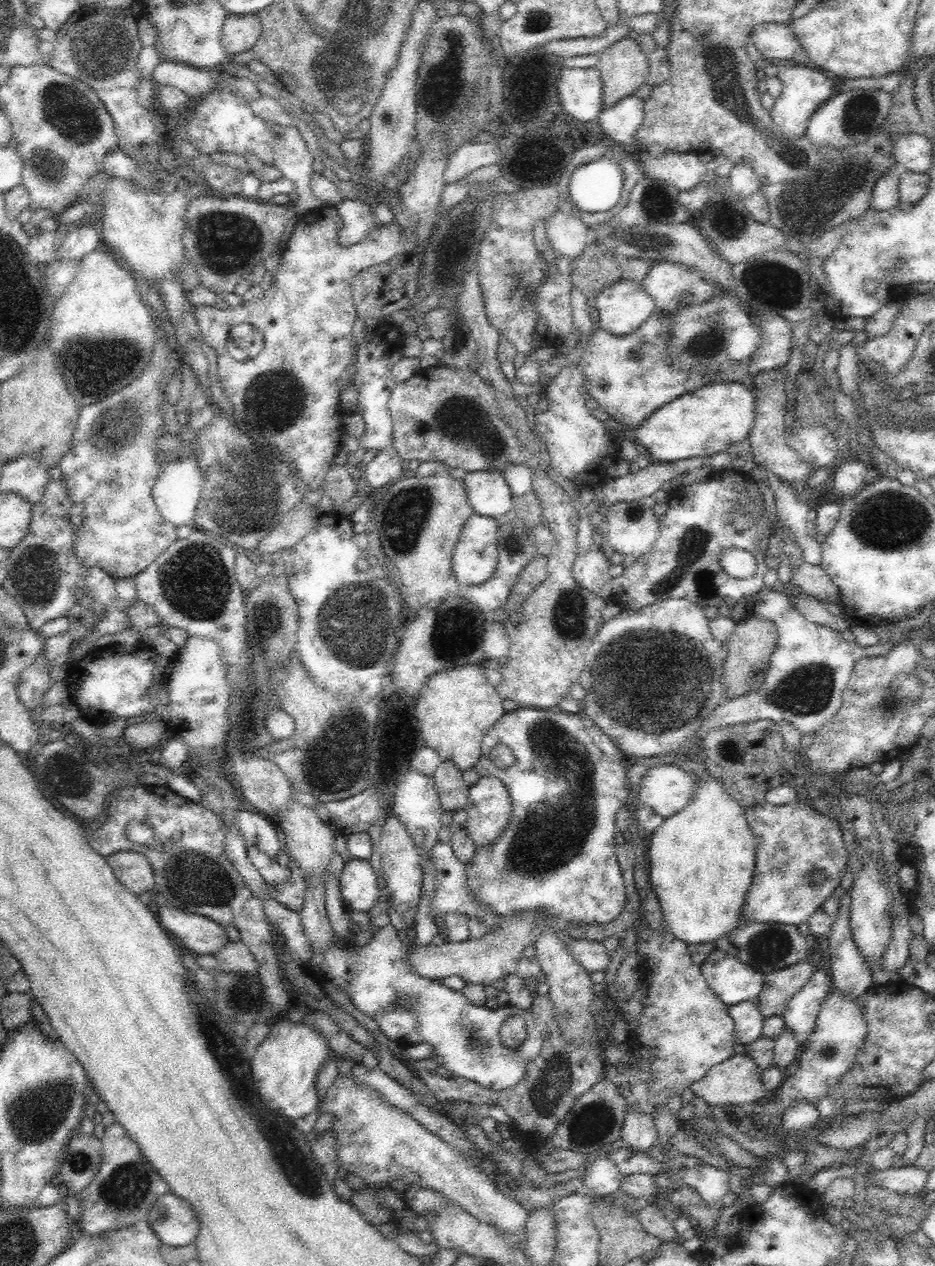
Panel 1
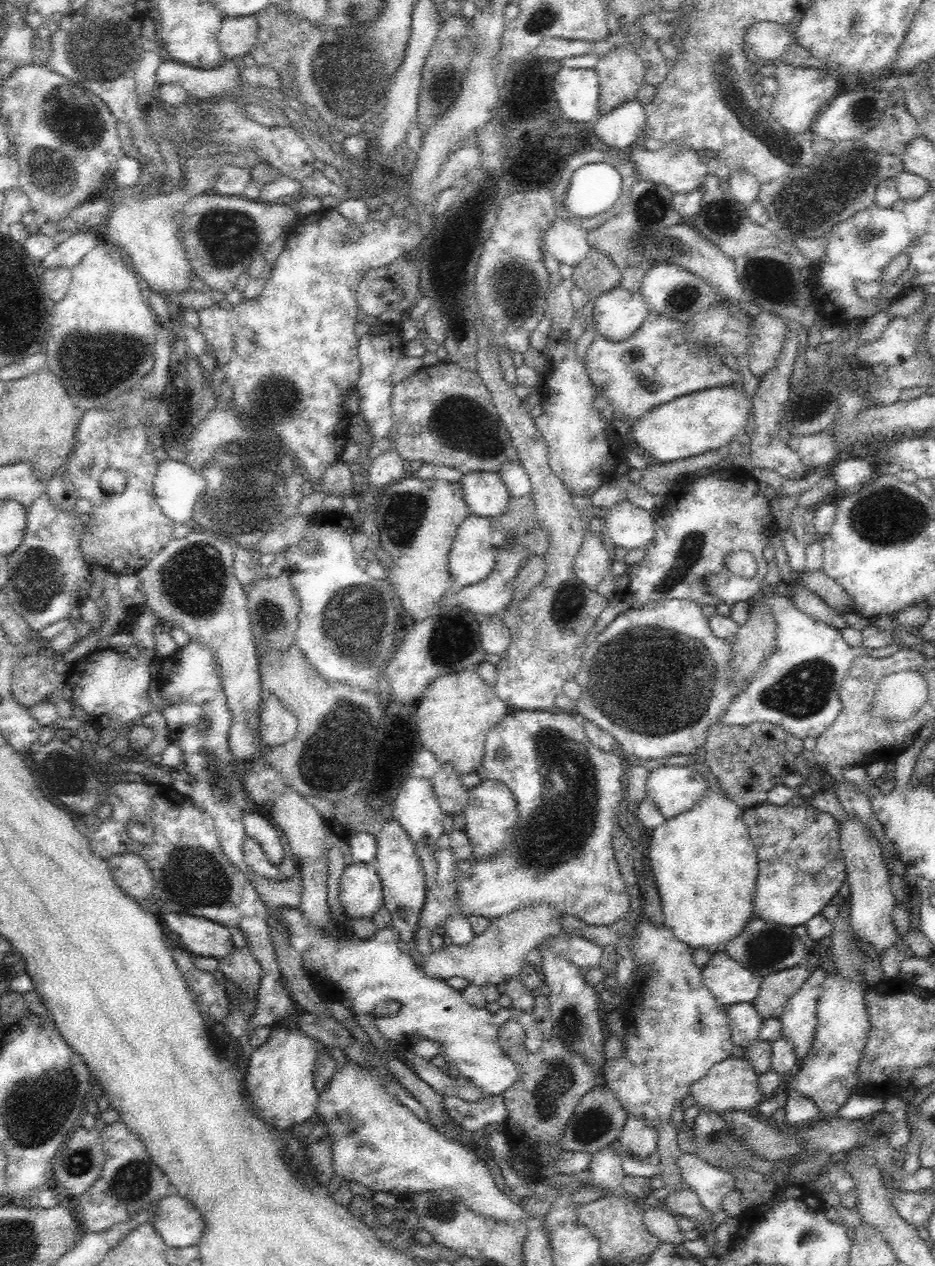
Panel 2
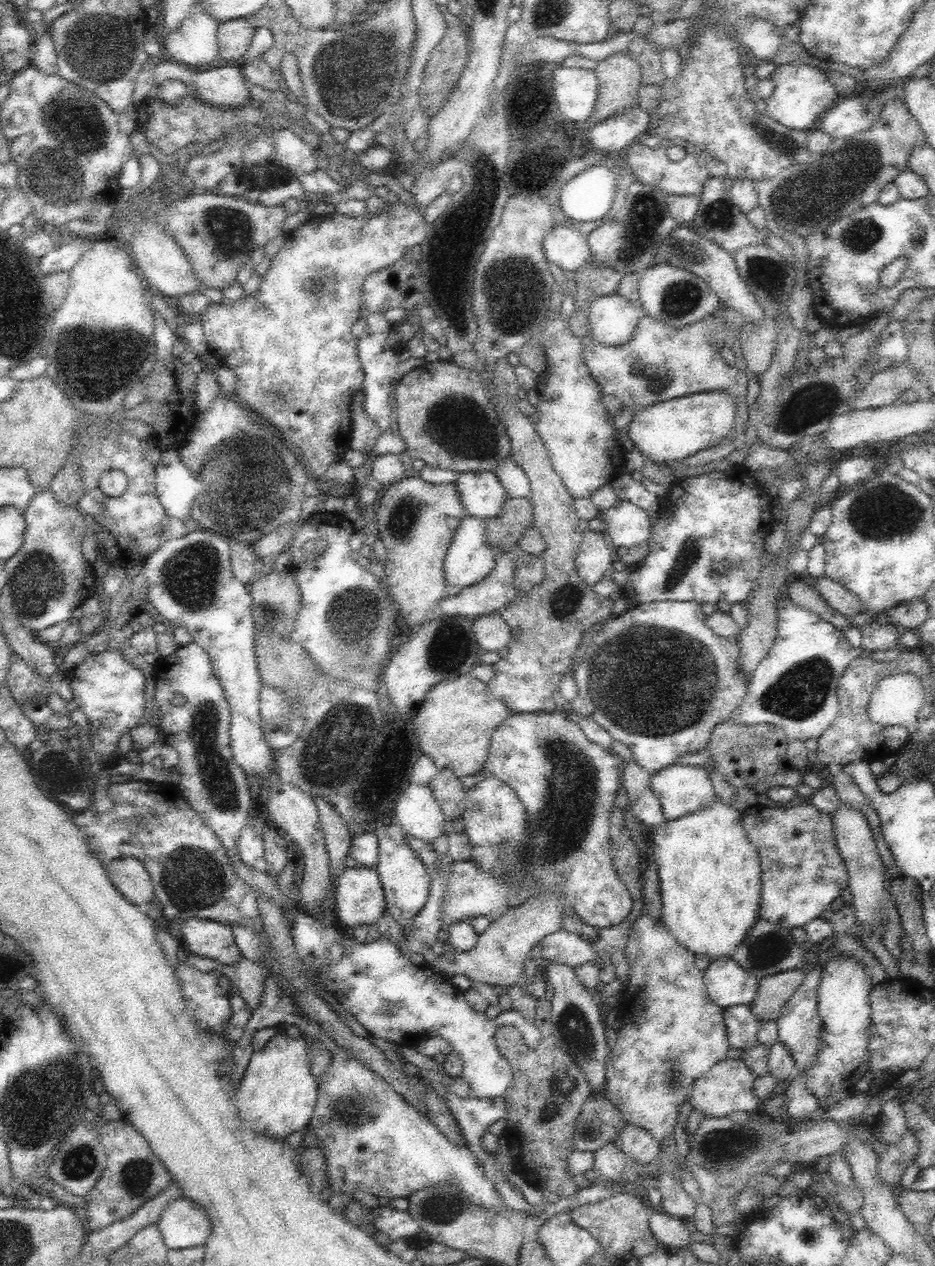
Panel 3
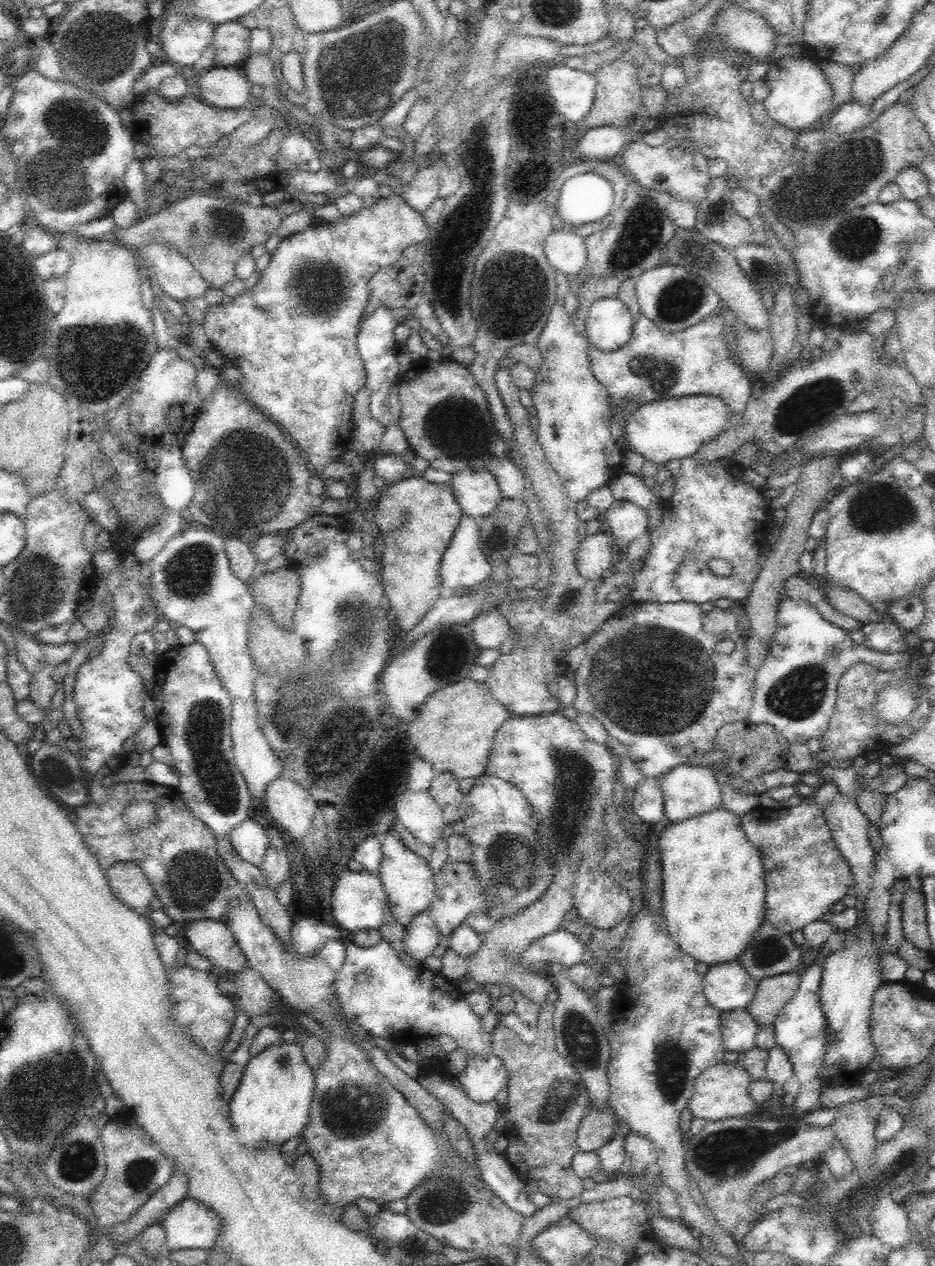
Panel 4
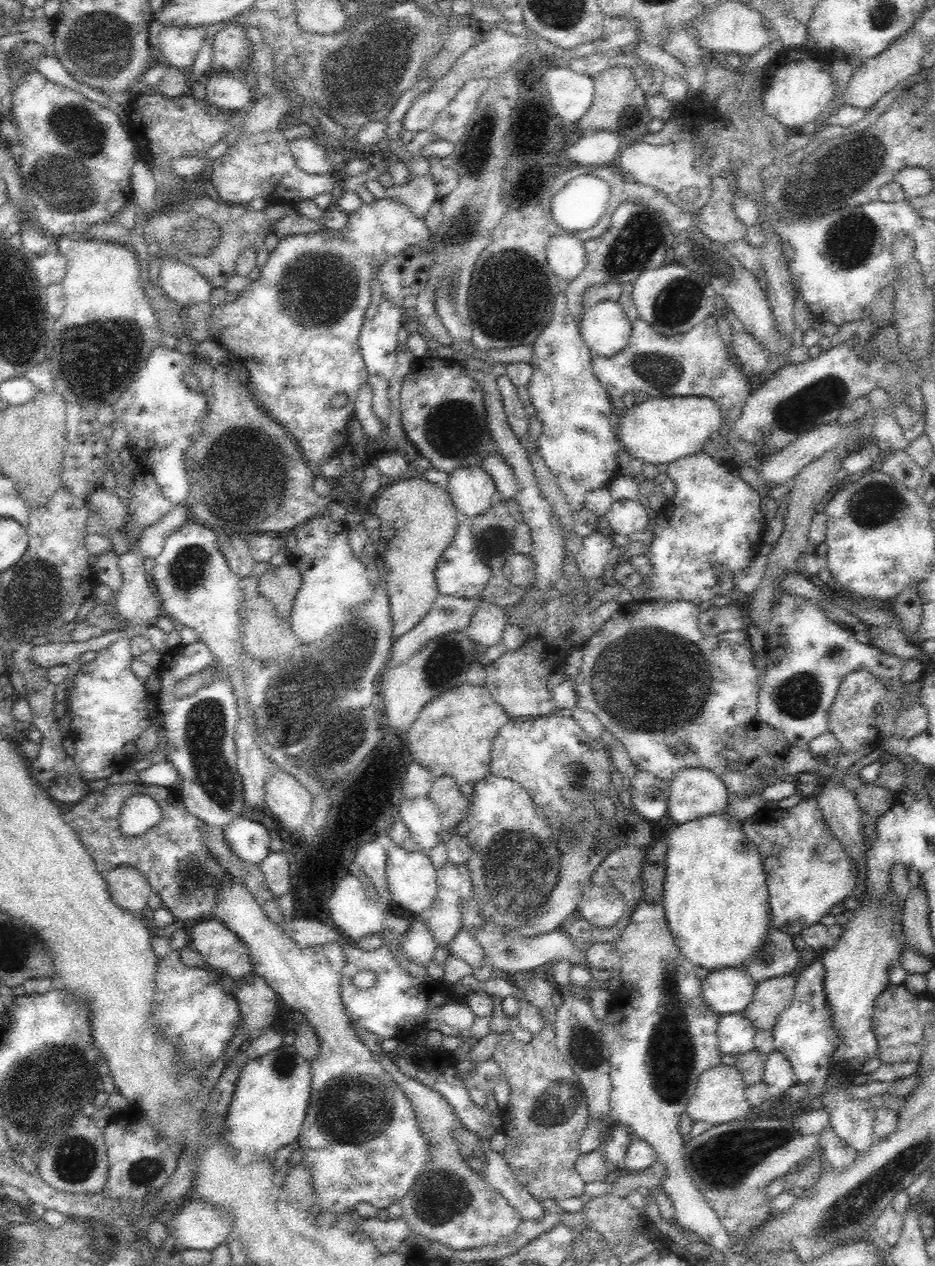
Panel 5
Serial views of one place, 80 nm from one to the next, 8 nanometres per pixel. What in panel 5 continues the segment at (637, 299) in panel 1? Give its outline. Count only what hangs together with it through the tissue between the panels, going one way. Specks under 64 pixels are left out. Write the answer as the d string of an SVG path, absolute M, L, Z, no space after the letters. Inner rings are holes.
M618 301L598 302L580 319L582 341L593 355L612 356L628 345L632 325Z

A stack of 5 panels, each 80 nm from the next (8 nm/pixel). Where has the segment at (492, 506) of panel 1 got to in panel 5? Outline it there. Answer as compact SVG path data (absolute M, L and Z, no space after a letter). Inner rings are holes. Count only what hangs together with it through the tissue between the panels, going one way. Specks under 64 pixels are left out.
M482 466L452 471L445 487L456 510L470 517L471 521L492 506L492 495L496 492L494 479Z

